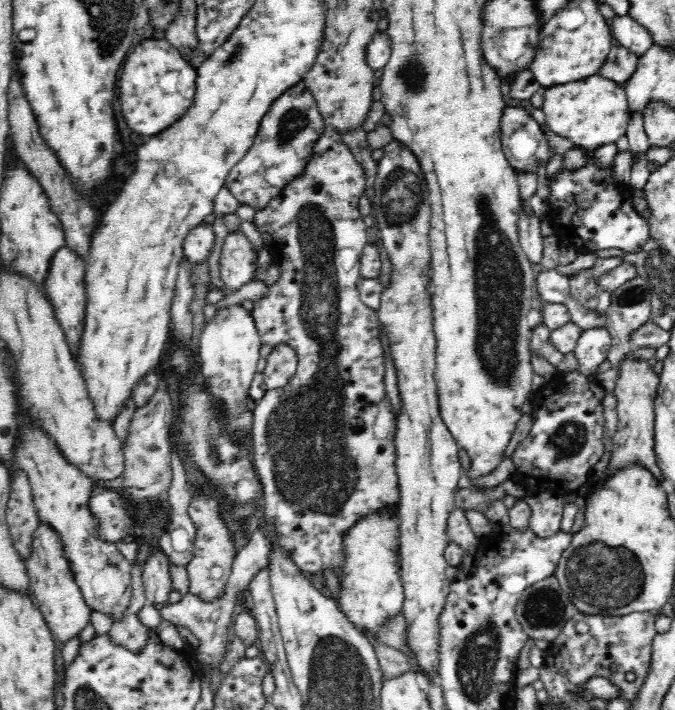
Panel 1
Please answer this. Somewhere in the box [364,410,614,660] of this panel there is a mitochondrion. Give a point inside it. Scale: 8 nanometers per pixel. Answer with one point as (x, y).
(544, 607)

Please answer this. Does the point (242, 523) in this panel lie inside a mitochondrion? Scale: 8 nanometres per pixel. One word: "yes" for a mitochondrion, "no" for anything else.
no

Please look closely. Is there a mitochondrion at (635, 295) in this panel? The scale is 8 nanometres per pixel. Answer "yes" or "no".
yes

